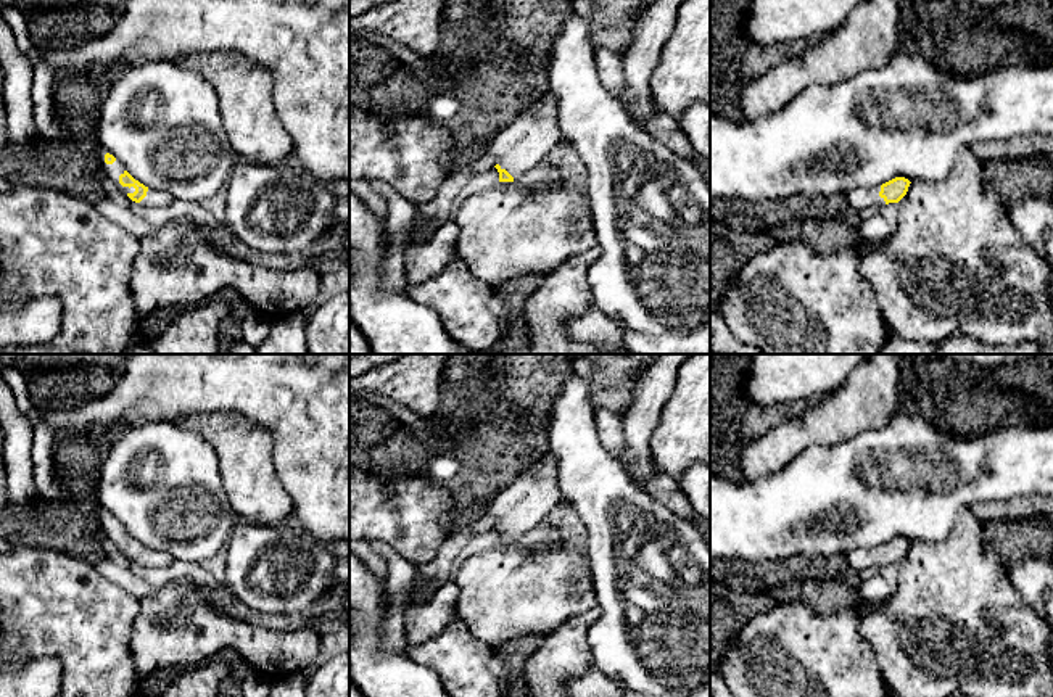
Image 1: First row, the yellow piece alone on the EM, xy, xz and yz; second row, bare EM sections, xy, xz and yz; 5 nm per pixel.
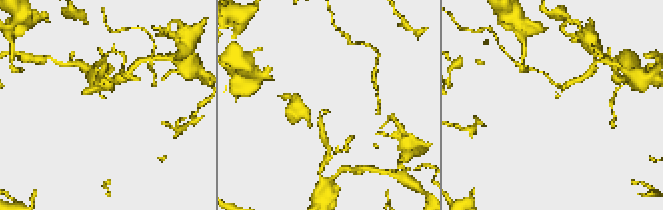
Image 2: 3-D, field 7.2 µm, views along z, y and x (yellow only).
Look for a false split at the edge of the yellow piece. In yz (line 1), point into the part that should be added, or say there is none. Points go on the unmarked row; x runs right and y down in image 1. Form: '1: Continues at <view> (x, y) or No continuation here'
1: Continues at yz (858, 559)

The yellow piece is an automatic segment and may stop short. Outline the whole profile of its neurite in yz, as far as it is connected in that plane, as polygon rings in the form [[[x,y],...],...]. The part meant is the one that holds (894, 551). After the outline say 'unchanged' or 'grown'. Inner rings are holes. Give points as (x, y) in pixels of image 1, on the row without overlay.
[[[895,538],[878,547],[855,549],[847,554],[847,560],[858,571],[868,567],[881,568],[889,563],[898,563],[906,555],[910,544],[905,538]]]; grown

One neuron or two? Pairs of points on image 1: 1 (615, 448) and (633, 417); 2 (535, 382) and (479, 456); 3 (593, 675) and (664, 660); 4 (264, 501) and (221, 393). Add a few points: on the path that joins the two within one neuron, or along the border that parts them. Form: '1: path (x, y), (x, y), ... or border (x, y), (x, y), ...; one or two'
1: border (619, 417), (623, 427), (623, 453), (620, 459); two
2: path (517, 400), (490, 427), (490, 438); one
3: border (591, 664), (612, 680); two
4: border (192, 414), (240, 412), (264, 427); two

